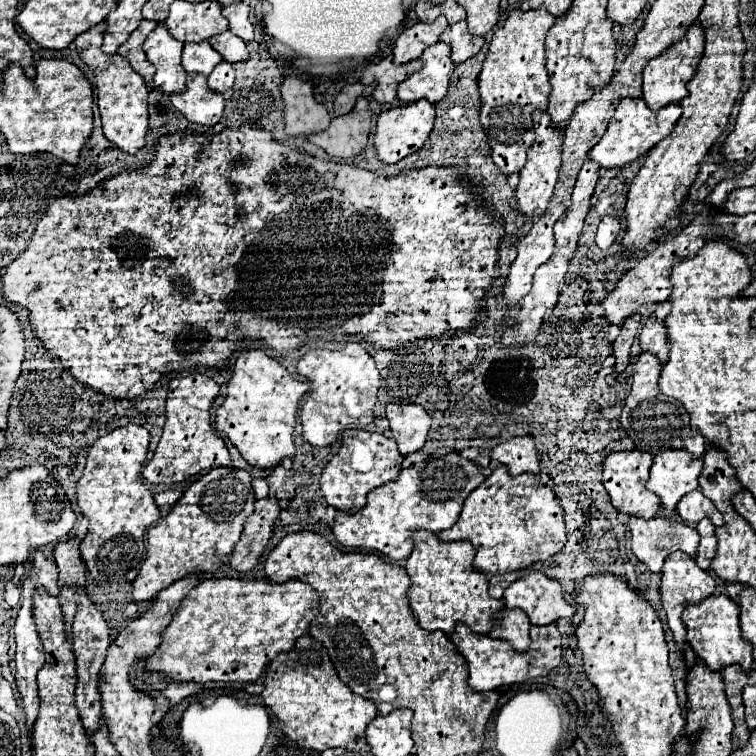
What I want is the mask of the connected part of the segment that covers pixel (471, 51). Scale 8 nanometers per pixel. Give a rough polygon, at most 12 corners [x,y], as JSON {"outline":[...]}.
{"outline":[[467,22],[449,24],[441,42],[453,48],[453,62],[475,56],[483,36],[473,36]]}

